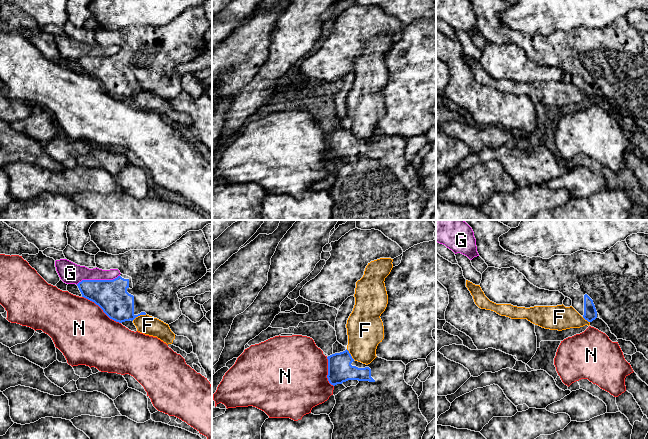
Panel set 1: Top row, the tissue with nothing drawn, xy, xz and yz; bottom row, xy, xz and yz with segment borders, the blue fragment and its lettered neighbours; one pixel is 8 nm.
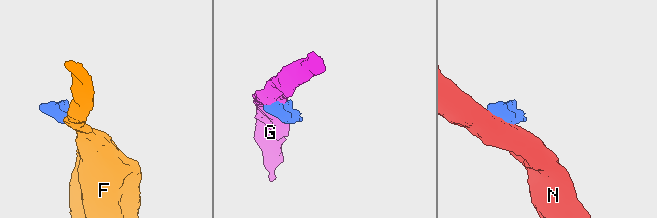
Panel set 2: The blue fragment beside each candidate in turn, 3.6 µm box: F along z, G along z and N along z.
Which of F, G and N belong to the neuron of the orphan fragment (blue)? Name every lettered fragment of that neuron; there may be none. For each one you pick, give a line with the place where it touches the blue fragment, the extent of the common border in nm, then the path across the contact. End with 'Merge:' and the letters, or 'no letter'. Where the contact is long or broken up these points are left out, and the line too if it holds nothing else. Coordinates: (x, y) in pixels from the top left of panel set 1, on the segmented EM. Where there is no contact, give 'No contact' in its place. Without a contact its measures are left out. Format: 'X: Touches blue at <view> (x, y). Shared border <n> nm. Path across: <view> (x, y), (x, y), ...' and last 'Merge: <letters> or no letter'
Merge: no letter

